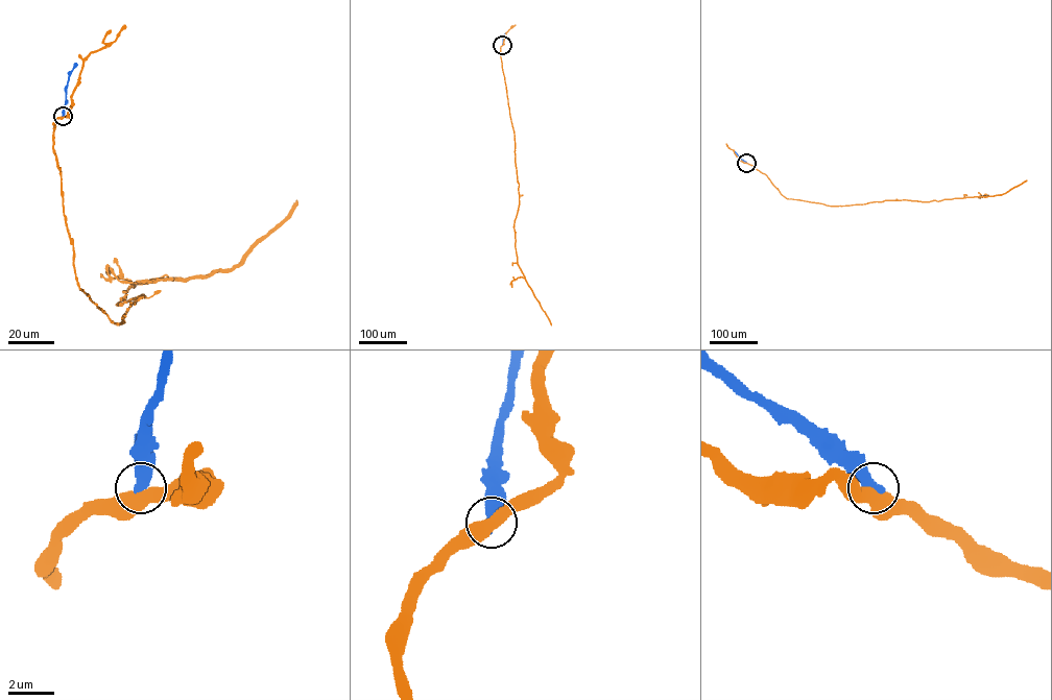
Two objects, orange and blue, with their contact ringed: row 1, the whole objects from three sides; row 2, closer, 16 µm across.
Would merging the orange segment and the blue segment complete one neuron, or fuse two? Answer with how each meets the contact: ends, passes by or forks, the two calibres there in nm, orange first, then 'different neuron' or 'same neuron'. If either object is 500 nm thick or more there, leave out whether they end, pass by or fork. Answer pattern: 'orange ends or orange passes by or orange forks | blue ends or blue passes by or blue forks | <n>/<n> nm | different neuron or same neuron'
500/550 nm | different neuron

